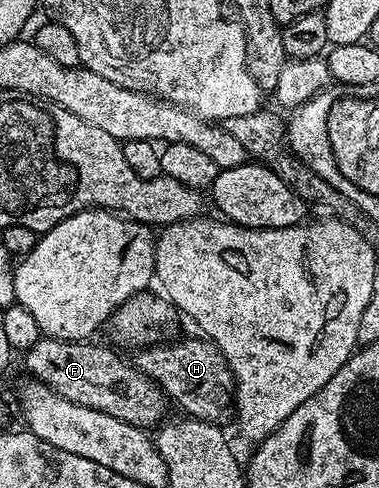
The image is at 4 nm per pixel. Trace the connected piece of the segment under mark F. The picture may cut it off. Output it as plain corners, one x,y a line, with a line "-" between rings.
41,338
33,348
23,353
27,375
50,386
62,394
62,398
78,402
78,406
102,410
102,414
110,414
110,418
122,418
122,422
130,422
145,430
155,429
169,415
170,400
164,391
129,361
128,365
115,352
115,347
92,343
96,342

